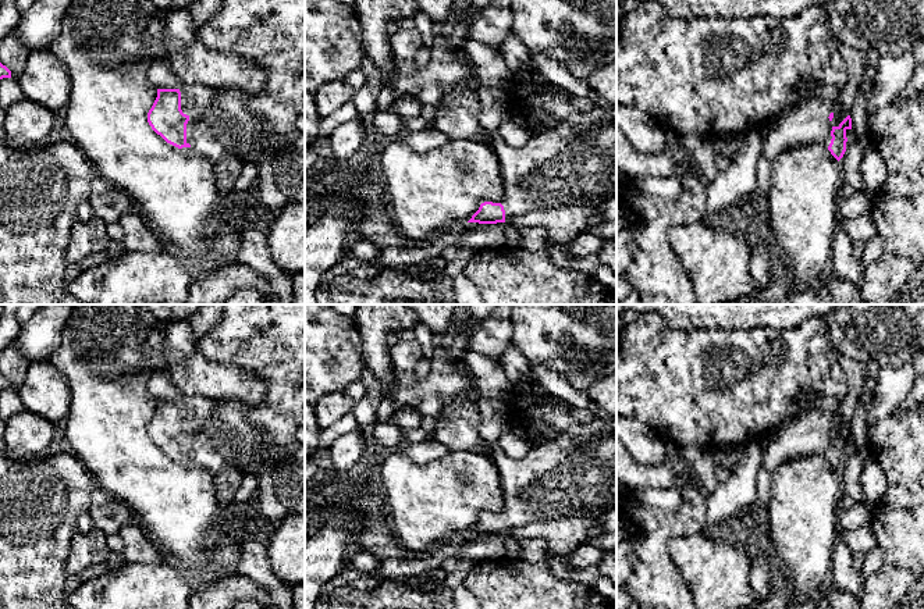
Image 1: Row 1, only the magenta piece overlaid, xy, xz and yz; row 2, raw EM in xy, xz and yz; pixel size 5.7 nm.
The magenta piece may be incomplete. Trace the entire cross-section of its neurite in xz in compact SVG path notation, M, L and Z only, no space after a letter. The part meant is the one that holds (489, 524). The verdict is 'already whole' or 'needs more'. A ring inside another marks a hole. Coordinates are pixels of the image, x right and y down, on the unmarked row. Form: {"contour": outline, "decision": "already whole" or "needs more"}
{"contour": "M561 435L532 448L523 457L513 459L495 448L491 459L501 476L504 508L498 514L484 513L468 534L508 534L511 528L544 520L582 517L601 520L616 505L616 437L578 438Z", "decision": "needs more"}

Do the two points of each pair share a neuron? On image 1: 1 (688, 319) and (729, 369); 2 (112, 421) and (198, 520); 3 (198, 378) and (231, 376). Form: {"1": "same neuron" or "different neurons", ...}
{"1": "different neurons", "2": "same neuron", "3": "same neuron"}

